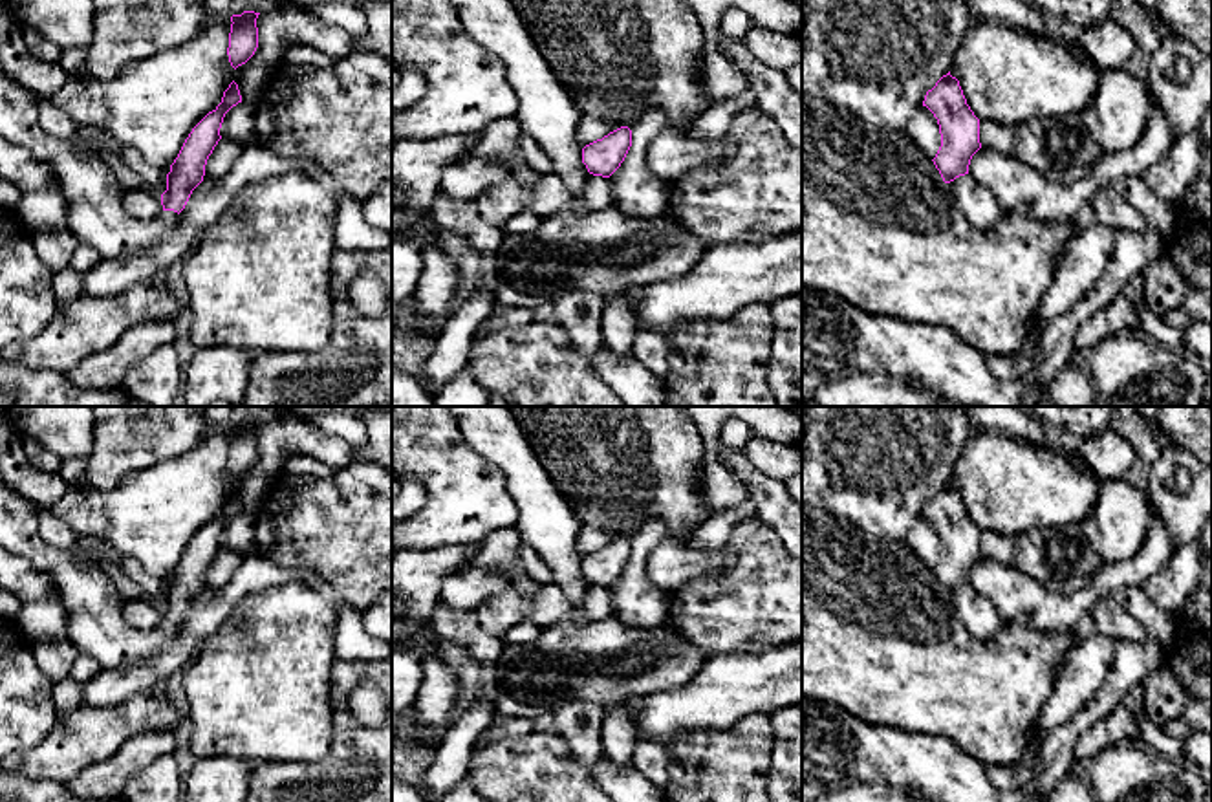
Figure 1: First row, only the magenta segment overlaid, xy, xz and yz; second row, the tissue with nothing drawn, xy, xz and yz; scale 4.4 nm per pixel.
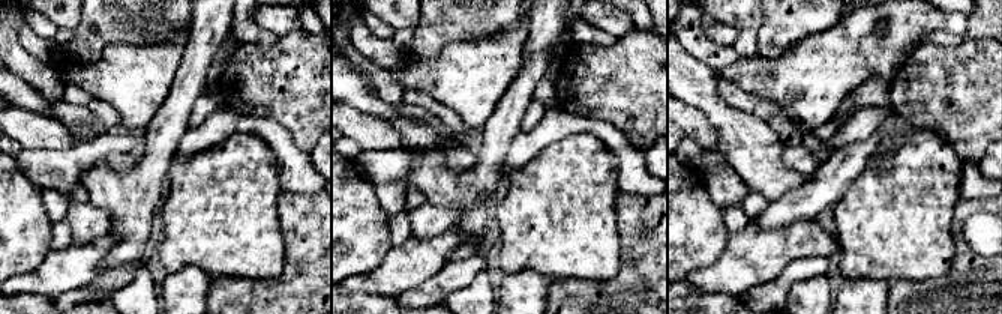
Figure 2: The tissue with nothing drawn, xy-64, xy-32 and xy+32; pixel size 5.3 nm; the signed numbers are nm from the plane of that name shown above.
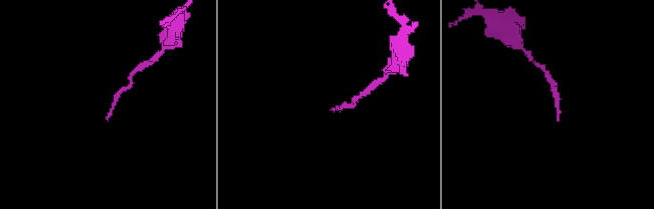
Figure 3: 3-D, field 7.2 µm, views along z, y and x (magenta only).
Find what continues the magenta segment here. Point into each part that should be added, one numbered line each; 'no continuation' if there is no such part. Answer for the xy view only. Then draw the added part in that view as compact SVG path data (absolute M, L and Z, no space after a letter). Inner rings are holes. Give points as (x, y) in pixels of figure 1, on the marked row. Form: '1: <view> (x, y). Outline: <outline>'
1: xy (94, 196). Outline: M0 70L0 137L29 150L53 170L57 192L66 201L68 227L79 242L97 249L103 260L114 260L156 244L176 225L179 214L174 211L161 211L152 220L132 218L108 163L44 132L35 101L33 92Z

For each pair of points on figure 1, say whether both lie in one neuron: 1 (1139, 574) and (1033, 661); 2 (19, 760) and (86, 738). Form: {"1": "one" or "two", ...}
{"1": "two", "2": "one"}

